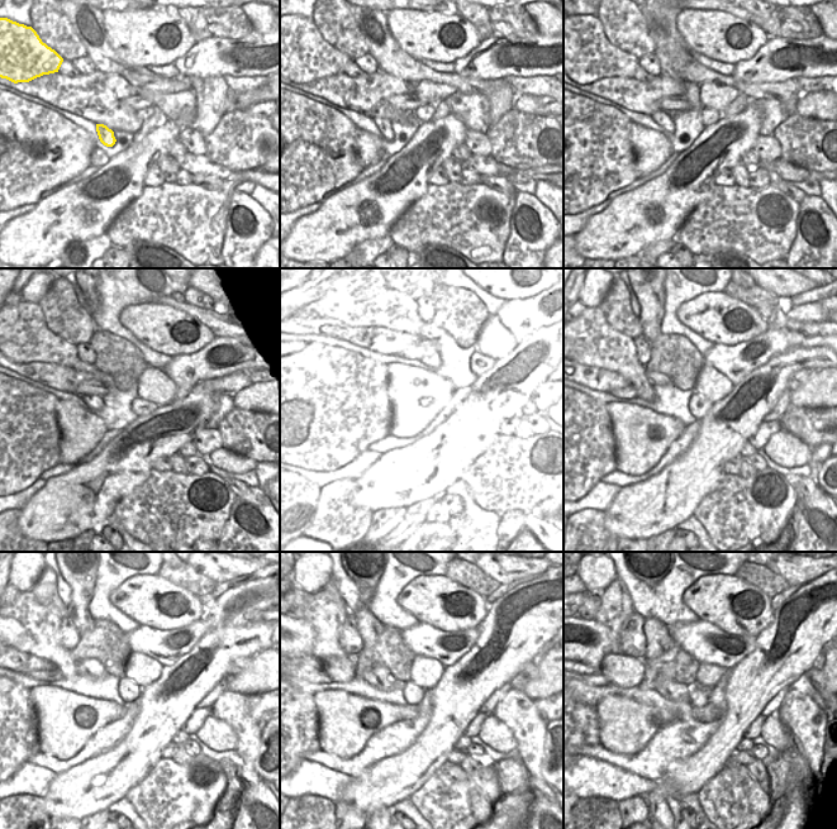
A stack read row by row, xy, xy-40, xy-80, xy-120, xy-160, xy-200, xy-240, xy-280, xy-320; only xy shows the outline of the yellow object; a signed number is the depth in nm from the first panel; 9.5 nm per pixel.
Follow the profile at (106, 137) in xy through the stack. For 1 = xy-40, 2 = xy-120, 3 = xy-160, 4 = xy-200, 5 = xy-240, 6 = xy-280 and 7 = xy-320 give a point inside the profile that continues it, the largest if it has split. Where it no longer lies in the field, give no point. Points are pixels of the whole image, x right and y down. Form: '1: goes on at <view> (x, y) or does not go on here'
1: goes on at xy-40 (384, 125)
2: goes on at xy-120 (94, 403)
3: goes on at xy-160 (305, 337)
4: goes on at xy-200 (597, 344)
5: goes on at xy-240 (42, 624)
6: goes on at xy-280 (326, 611)
7: goes on at xy-320 (616, 606)

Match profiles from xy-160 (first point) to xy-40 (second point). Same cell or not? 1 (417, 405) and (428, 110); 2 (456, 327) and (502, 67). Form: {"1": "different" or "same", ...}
{"1": "same", "2": "different"}

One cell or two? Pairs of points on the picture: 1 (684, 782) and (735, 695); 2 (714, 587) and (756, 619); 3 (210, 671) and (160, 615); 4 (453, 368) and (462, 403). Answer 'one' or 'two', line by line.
1: one
2: one
3: two
4: two

